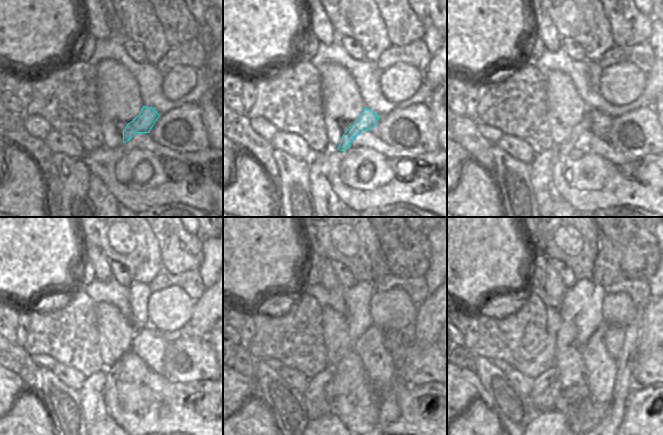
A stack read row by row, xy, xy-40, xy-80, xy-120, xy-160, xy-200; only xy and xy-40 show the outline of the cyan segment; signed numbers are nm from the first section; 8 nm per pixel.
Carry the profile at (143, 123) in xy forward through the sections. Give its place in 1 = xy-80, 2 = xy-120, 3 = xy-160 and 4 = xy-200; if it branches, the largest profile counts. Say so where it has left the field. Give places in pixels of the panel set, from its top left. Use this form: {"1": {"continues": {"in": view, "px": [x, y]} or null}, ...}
{"1": {"continues": {"in": "xy-80", "px": [561, 150]}}, "2": {"continues": {"in": "xy-120", "px": [113, 372]}}, "3": {"continues": {"in": "xy-160", "px": [331, 385]}}, "4": {"continues": {"in": "xy-200", "px": [545, 401]}}}

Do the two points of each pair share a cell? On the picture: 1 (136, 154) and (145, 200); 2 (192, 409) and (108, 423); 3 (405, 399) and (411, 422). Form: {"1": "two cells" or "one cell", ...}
{"1": "one cell", "2": "two cells", "3": "one cell"}

